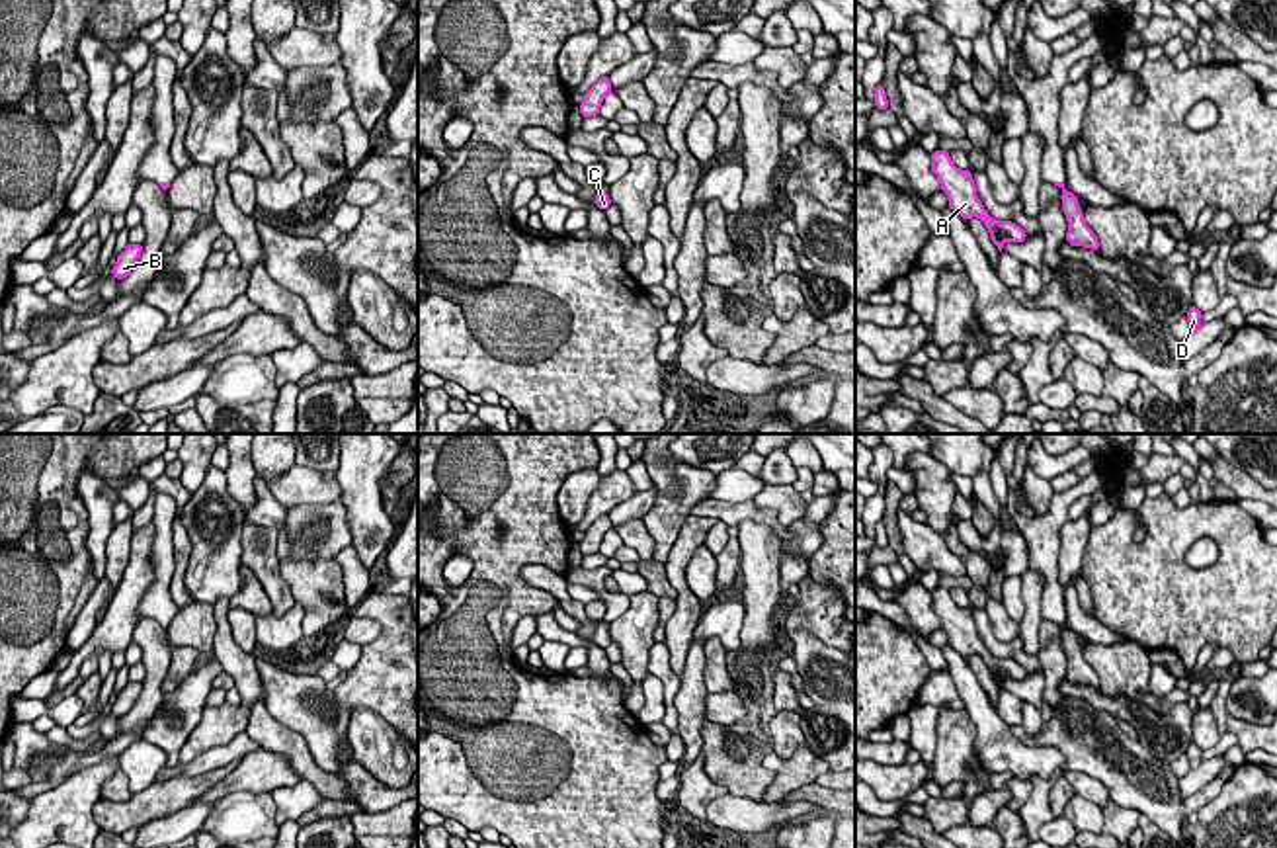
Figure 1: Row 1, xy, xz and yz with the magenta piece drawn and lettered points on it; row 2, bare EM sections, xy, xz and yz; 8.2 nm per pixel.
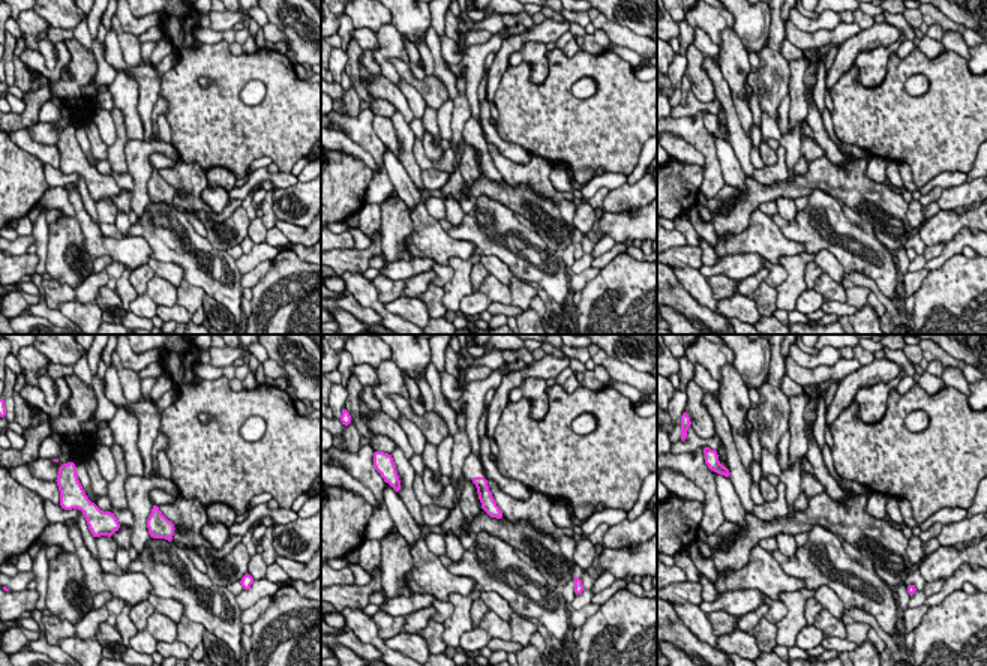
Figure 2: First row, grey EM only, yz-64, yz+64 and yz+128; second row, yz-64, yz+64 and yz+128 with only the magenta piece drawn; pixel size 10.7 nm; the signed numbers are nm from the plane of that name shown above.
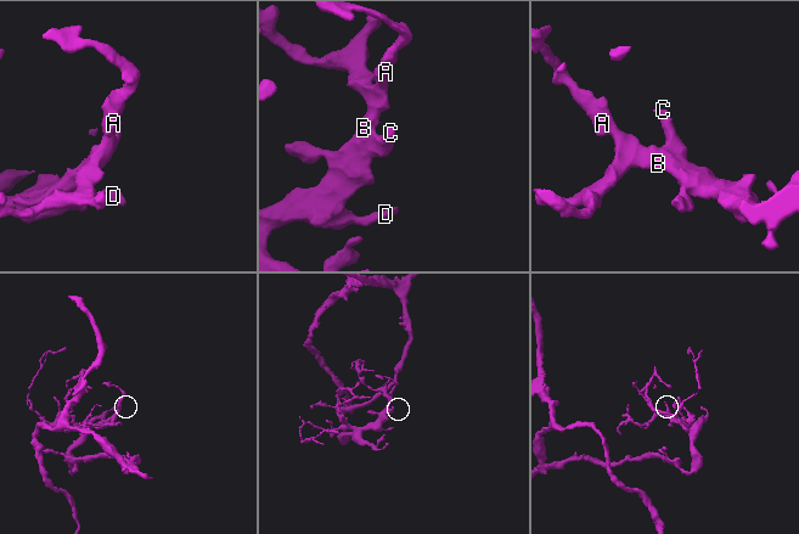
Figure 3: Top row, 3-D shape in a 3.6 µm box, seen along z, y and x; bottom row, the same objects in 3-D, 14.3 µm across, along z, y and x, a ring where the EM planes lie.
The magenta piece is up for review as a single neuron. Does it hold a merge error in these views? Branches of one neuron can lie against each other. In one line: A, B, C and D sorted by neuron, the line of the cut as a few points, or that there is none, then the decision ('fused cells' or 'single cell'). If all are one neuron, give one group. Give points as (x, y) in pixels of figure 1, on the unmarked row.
A B C D | no cut | single cell

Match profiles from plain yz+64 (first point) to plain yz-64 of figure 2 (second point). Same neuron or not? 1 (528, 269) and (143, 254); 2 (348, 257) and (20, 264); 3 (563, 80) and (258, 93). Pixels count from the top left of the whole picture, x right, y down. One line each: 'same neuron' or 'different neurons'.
1: different neurons
2: same neuron
3: different neurons

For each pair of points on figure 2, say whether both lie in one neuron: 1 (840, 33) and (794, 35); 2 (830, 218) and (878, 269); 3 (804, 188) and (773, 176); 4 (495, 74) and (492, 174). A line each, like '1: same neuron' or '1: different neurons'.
1: same neuron
2: same neuron
3: different neurons
4: different neurons

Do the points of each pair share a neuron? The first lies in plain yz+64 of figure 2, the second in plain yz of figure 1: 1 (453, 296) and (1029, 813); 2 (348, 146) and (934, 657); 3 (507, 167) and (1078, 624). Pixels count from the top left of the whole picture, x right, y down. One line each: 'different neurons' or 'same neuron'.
1: same neuron
2: same neuron
3: different neurons

